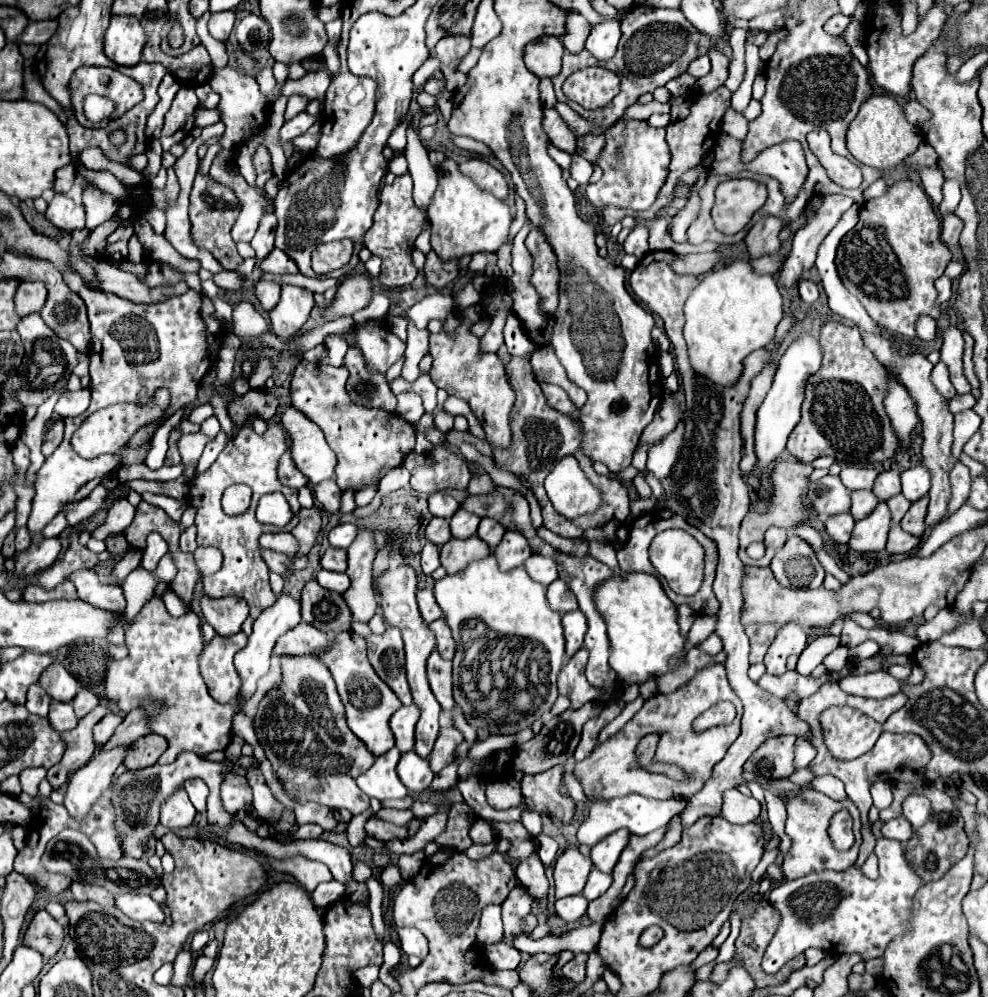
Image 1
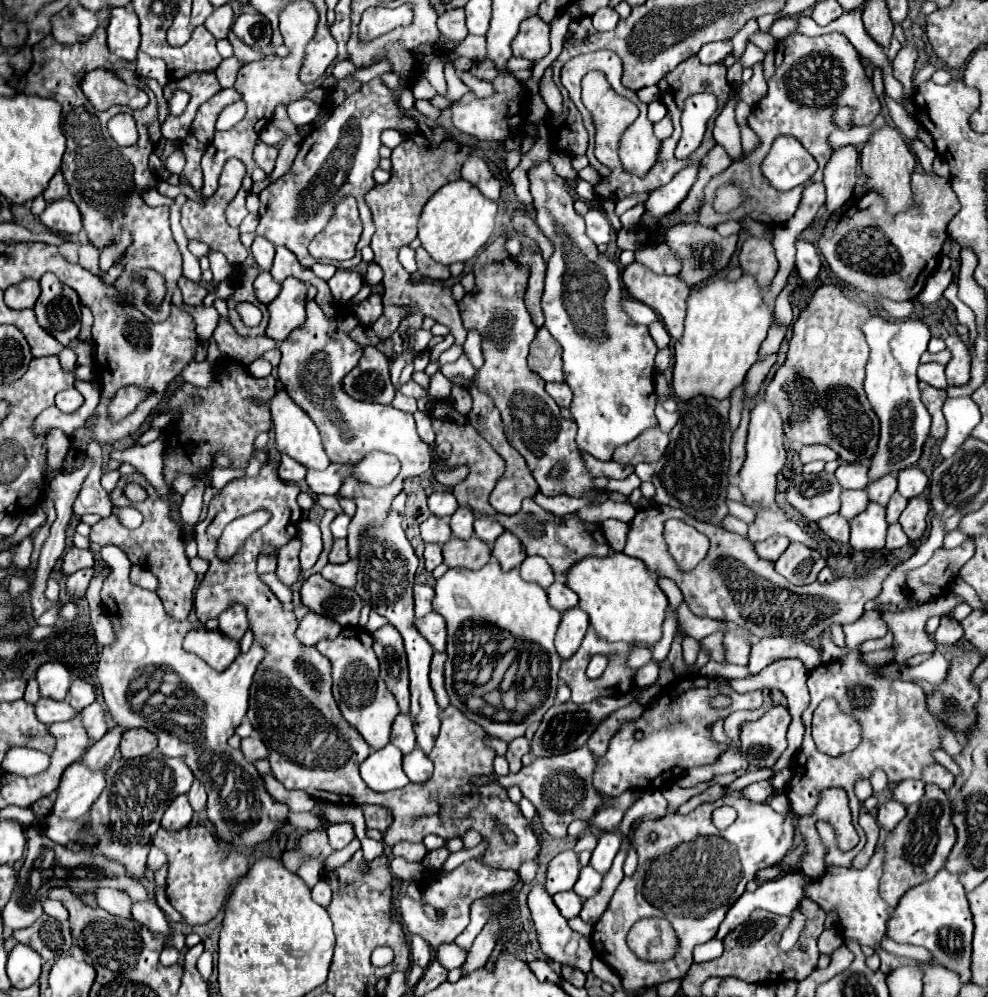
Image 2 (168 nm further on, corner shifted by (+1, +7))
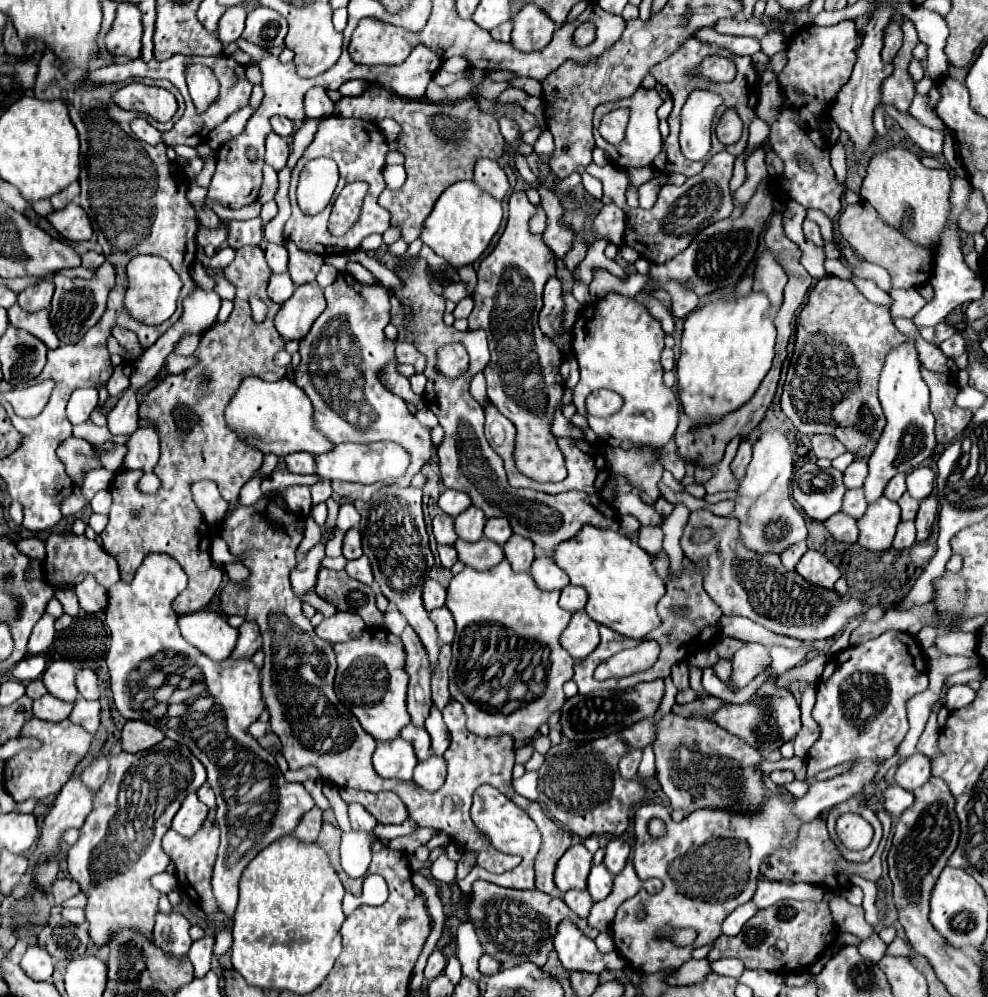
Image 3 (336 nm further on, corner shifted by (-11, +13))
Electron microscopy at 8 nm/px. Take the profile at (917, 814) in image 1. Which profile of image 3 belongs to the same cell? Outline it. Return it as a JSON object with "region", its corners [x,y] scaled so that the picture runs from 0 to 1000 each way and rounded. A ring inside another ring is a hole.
{"region":[[[925,755],[921,761],[913,763],[909,767],[909,773],[905,777],[907,785],[913,791],[919,793],[927,793],[929,789],[933,789],[939,781],[941,781],[941,763],[933,757],[933,755]]]}

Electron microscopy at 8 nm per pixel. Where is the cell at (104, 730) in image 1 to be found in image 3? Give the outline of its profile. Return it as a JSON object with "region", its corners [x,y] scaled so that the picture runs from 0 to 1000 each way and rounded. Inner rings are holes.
{"region":[[[79,701],[69,721],[77,727],[83,727],[91,735],[97,735],[101,729],[101,703]]]}

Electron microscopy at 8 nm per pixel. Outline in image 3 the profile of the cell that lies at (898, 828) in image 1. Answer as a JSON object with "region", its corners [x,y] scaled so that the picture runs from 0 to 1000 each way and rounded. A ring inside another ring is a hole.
{"region":[[[903,787],[895,793],[895,811],[903,817],[909,819],[913,817],[921,807],[925,805],[925,797],[909,787]]]}

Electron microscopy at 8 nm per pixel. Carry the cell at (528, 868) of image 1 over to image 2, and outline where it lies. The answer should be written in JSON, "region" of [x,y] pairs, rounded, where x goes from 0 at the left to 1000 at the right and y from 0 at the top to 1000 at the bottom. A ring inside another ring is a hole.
{"region":[[[540,888],[538,890],[538,894],[534,898],[534,908],[536,908],[536,914],[538,914],[538,922],[540,922],[540,930],[543,930],[543,938],[545,938],[545,946],[547,946],[549,956],[561,966],[579,968],[579,970],[595,976],[597,974],[597,964],[601,960],[599,944],[575,930],[575,924],[565,916],[565,910],[561,908],[559,900],[553,896],[551,888]]]}

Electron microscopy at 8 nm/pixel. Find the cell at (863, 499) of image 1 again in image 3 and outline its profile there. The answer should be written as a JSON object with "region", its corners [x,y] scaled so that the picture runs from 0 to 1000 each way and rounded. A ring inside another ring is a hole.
{"region":[[[858,490],[854,496],[852,513],[862,517],[864,521],[870,521],[877,511],[879,511],[879,503],[874,501],[874,492],[872,490]]]}

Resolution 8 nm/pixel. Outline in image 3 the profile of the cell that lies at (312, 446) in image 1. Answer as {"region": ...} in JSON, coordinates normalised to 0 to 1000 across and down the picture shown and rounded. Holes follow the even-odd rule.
{"region":[[[249,378],[241,388],[237,400],[229,408],[229,424],[251,444],[267,454],[279,454],[287,458],[298,452],[310,452],[314,456],[332,454],[338,446],[324,434],[316,420],[316,404],[300,384],[294,380],[283,380],[277,384],[265,382],[261,378]]]}

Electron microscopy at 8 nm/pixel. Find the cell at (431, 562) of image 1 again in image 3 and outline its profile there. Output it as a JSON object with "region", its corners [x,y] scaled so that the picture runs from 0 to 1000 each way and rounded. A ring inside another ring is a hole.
{"region":[[[443,547],[443,557],[447,563],[447,569],[451,569],[451,571],[455,571],[464,563],[460,547]]]}

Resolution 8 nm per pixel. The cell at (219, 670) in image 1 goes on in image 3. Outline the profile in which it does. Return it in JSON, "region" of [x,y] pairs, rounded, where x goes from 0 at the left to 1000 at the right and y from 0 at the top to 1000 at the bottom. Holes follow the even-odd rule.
{"region":[[[190,615],[180,621],[180,627],[184,639],[215,663],[231,661],[239,649],[241,631],[233,629],[229,619],[221,615]]]}

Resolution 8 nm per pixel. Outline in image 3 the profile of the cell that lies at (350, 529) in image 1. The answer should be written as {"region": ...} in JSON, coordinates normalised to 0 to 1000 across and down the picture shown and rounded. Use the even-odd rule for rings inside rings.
{"region":[[[348,503],[348,505],[344,507],[344,515],[342,515],[342,525],[340,525],[340,529],[342,529],[346,535],[350,535],[352,531],[362,529],[362,527],[364,527],[364,517],[362,517],[360,509],[358,509],[356,505]]]}

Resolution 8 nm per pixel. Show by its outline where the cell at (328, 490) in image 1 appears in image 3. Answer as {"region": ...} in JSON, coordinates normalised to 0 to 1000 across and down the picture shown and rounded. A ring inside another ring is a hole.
{"region":[[[346,444],[340,446],[334,454],[322,456],[320,460],[320,474],[334,482],[360,482],[360,484],[385,484],[395,482],[399,478],[407,478],[415,466],[415,456],[403,444]]]}

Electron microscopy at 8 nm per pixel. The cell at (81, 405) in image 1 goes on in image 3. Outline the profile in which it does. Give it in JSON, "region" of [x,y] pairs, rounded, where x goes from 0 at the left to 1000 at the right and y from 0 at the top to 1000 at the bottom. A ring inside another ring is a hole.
{"region":[[[77,390],[73,396],[71,396],[71,402],[69,402],[69,420],[73,426],[79,426],[79,424],[85,424],[93,410],[97,408],[99,404],[99,392],[97,390]]]}

